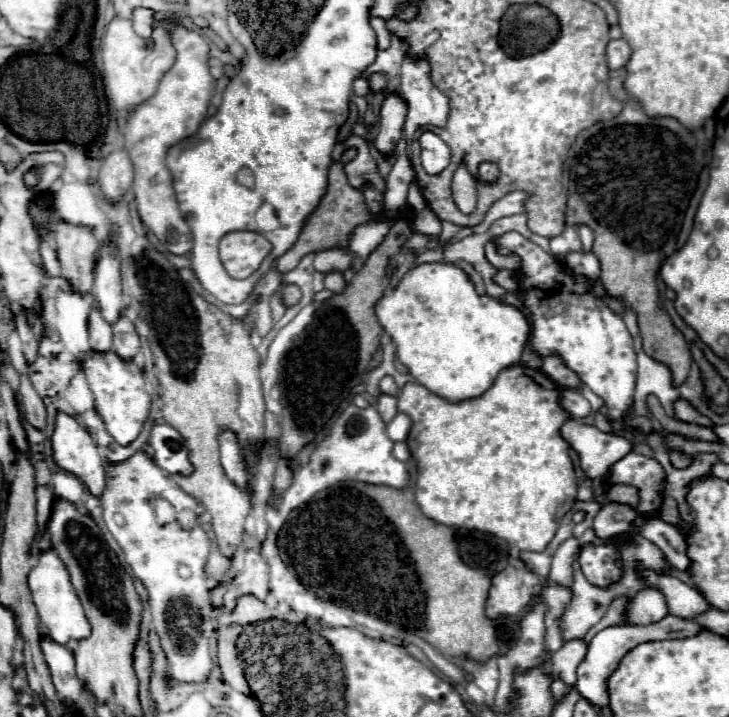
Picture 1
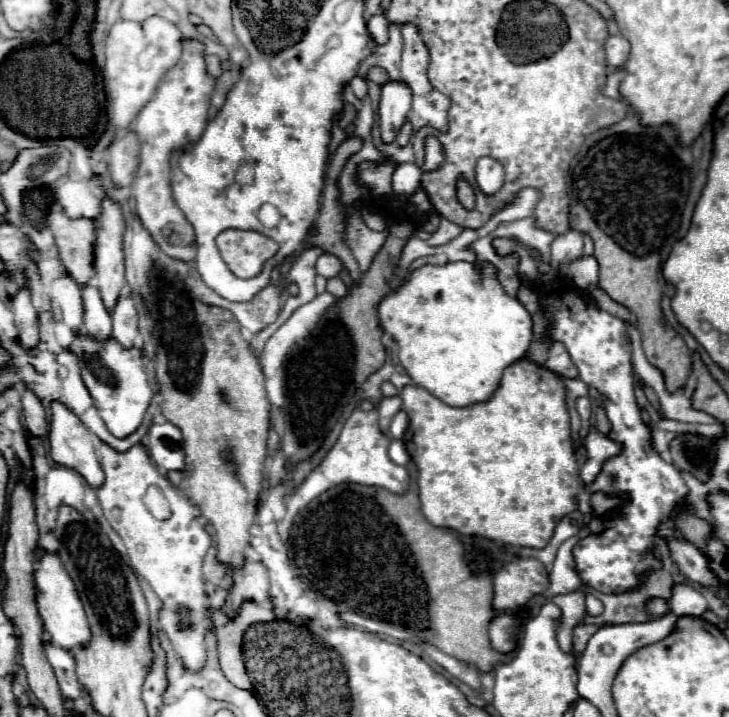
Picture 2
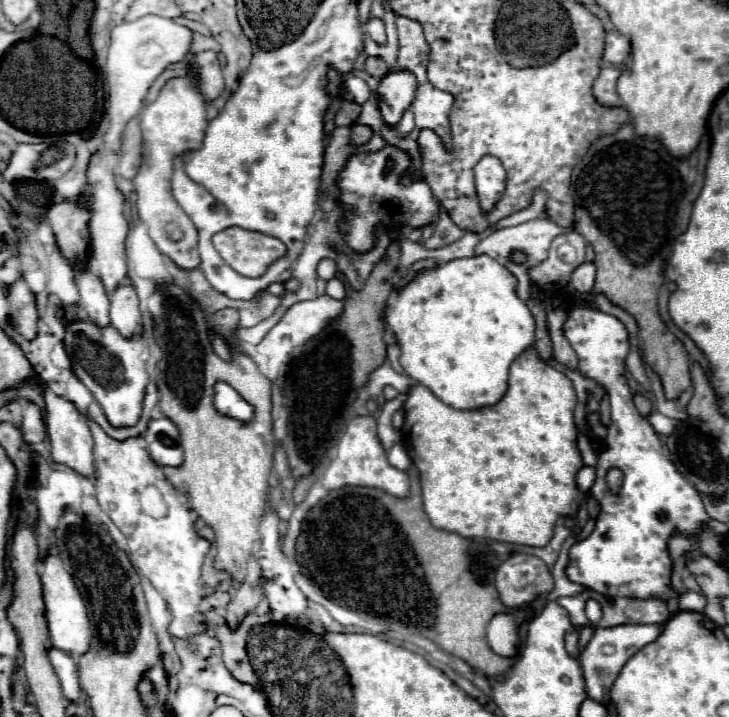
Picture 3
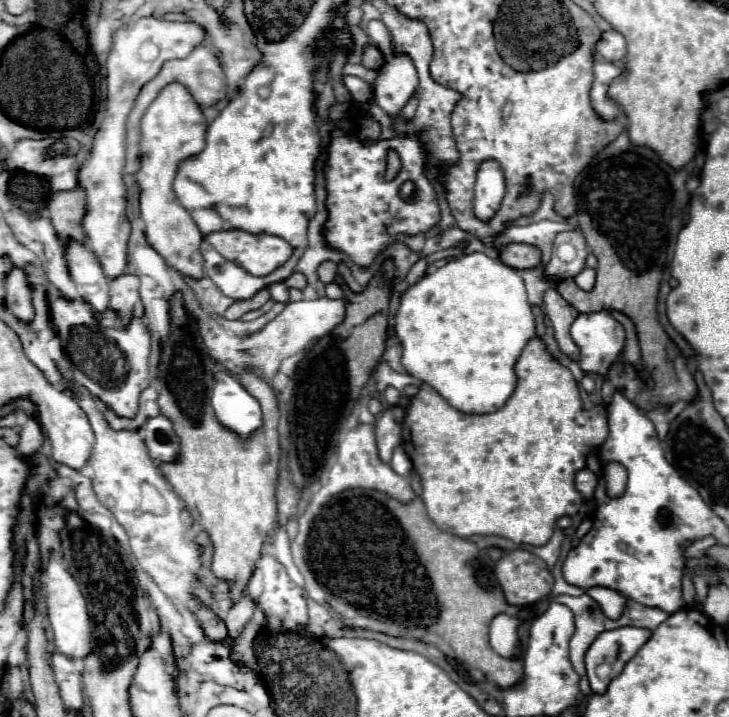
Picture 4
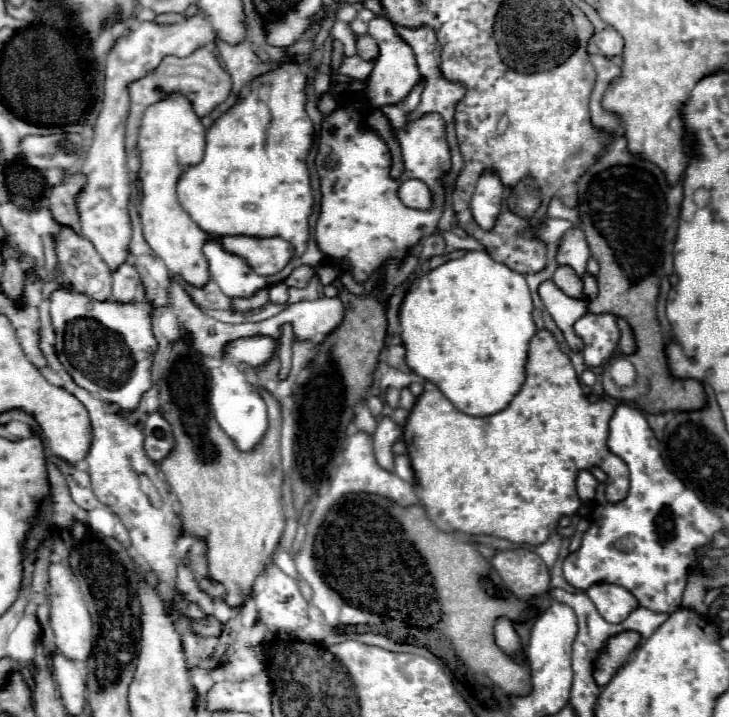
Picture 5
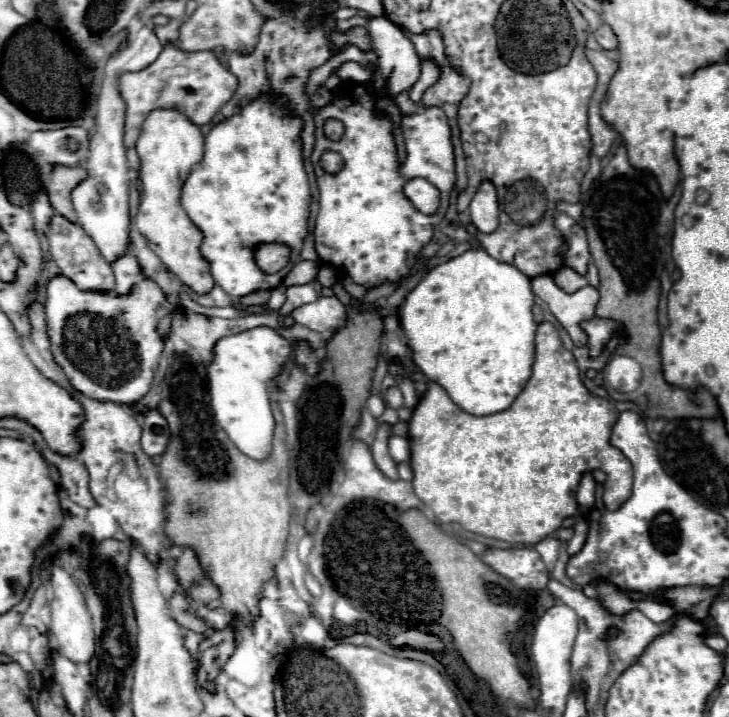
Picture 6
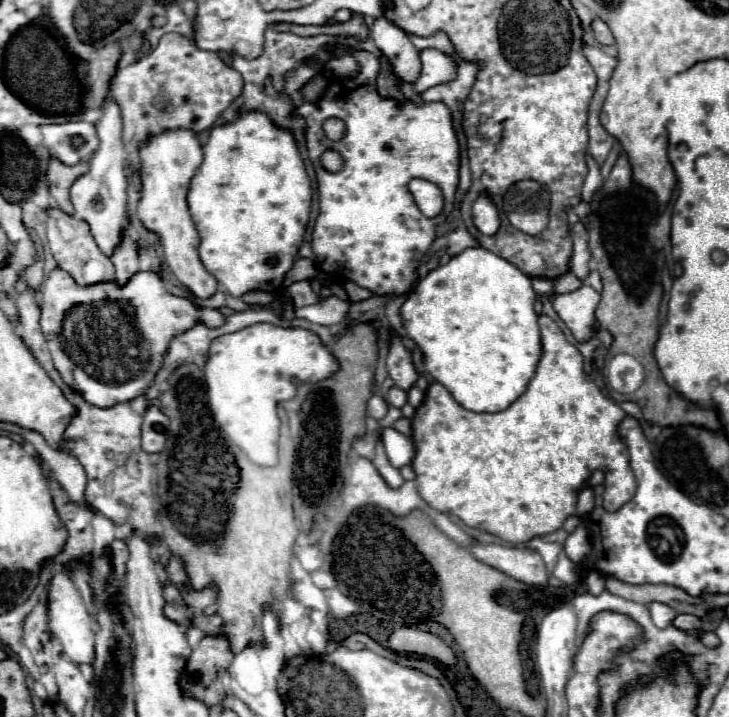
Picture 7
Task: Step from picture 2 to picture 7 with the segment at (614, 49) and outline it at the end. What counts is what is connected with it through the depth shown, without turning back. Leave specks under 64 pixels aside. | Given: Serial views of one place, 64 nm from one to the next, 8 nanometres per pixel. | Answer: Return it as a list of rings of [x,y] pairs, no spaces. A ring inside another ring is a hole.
[[[596,18],[596,20],[592,20],[592,26],[590,28],[594,32],[594,38],[600,44],[614,44],[614,36],[612,36],[612,32],[610,32],[610,28],[608,28],[606,22],[602,22],[600,18]]]

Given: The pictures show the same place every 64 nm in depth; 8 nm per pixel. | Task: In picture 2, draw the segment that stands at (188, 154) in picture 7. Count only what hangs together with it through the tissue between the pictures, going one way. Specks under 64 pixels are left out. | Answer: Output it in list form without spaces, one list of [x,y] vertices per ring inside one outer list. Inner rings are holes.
[[[196,40],[184,42],[184,52],[180,62],[166,72],[162,78],[156,98],[152,98],[136,116],[132,128],[136,130],[142,150],[140,166],[132,184],[132,194],[136,196],[136,212],[144,228],[152,234],[154,242],[172,258],[182,262],[194,262],[194,226],[182,216],[182,210],[172,198],[170,188],[170,152],[194,144],[202,138],[208,122],[208,106],[214,94],[214,78],[206,74],[204,46]]]

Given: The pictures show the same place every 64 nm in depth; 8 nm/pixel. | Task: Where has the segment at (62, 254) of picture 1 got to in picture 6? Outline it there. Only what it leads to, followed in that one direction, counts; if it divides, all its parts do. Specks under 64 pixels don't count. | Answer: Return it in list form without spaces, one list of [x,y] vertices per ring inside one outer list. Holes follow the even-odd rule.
[[[56,164],[56,166],[52,168],[50,178],[46,178],[46,184],[44,184],[44,190],[48,192],[54,210],[56,210],[58,214],[62,214],[64,218],[68,218],[70,222],[76,222],[76,212],[74,212],[74,208],[72,208],[70,192],[72,192],[72,188],[74,188],[78,182],[82,182],[84,178],[86,178],[86,170],[84,170],[82,166],[68,168],[68,166]]]

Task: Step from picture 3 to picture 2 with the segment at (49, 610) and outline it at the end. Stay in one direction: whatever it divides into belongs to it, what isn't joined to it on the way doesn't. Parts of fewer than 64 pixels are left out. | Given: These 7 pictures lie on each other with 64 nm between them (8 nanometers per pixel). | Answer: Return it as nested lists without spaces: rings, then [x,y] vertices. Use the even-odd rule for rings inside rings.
[[[44,554],[40,558],[40,568],[36,568],[34,572],[34,580],[38,586],[38,592],[36,592],[38,610],[44,620],[44,630],[50,636],[50,642],[66,650],[86,648],[86,644],[90,644],[90,626],[84,614],[80,596],[78,592],[74,592],[74,582],[64,570],[62,560],[58,560],[58,554]]]

